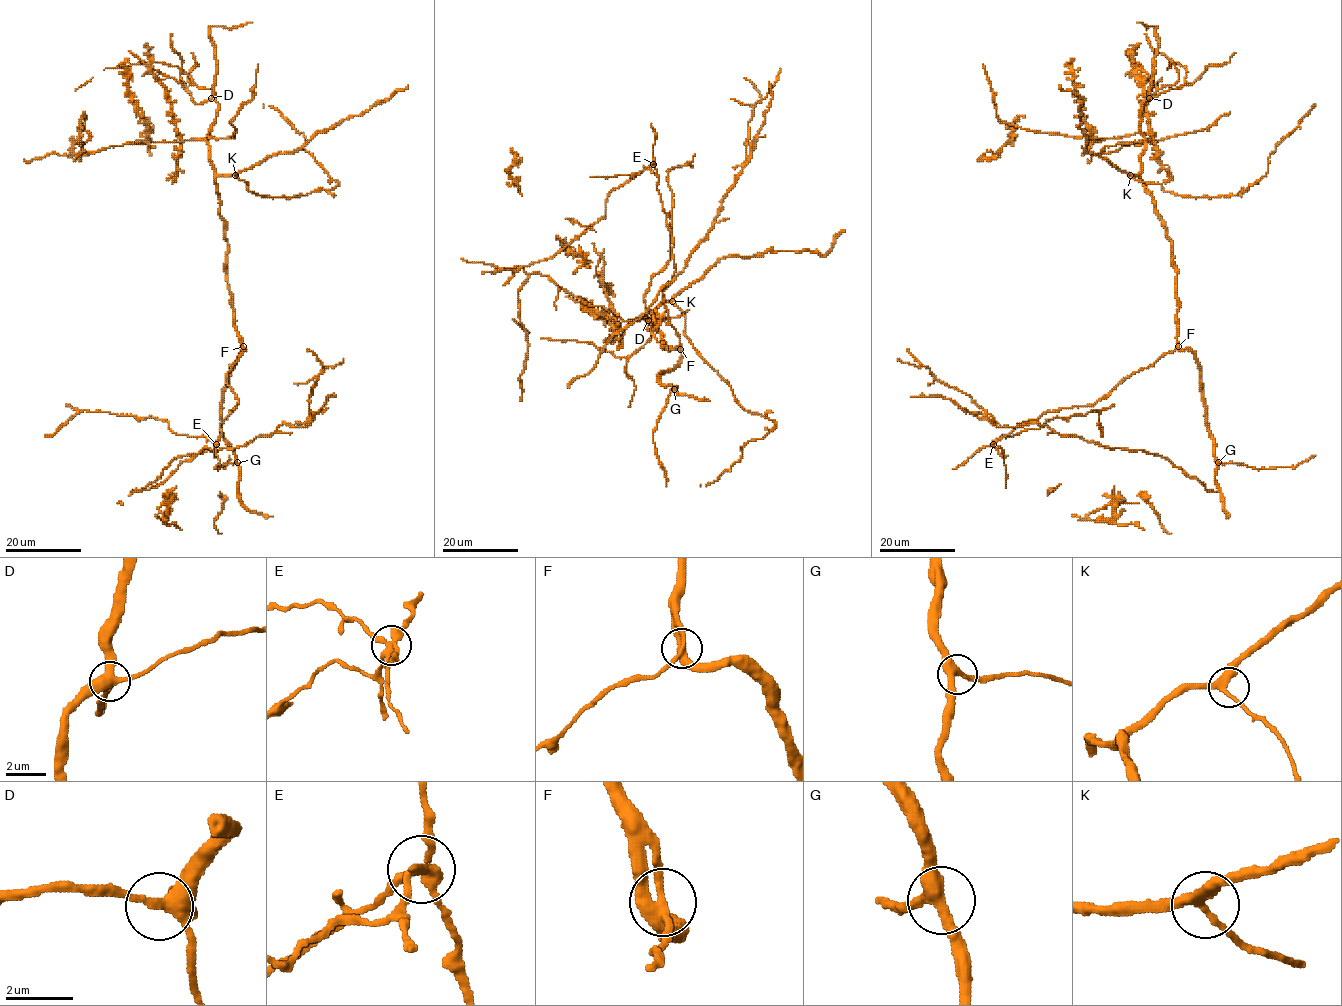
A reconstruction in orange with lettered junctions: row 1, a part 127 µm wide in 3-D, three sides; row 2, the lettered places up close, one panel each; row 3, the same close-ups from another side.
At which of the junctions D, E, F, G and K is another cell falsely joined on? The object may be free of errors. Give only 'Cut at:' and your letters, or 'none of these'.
Cut at: E

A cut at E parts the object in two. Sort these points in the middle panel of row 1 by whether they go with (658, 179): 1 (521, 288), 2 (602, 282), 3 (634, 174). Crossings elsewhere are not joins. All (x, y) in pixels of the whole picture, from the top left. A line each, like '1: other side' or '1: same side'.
1: same side
2: other side
3: other side

